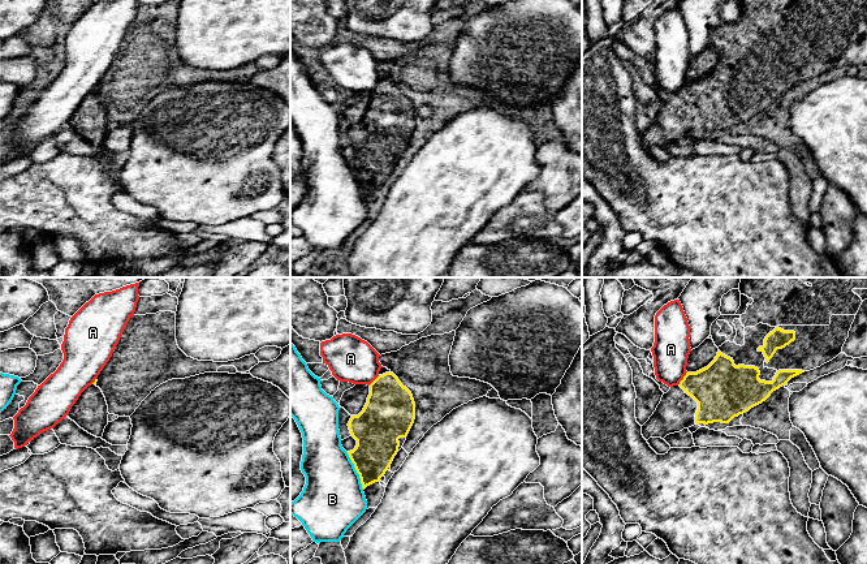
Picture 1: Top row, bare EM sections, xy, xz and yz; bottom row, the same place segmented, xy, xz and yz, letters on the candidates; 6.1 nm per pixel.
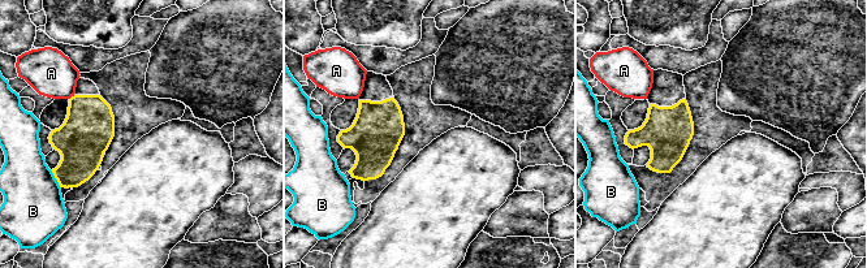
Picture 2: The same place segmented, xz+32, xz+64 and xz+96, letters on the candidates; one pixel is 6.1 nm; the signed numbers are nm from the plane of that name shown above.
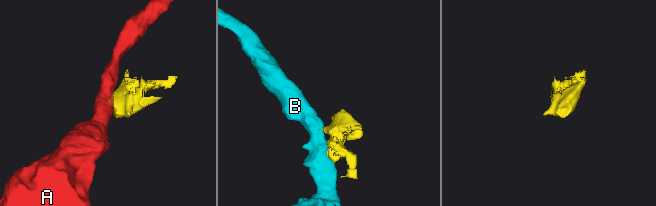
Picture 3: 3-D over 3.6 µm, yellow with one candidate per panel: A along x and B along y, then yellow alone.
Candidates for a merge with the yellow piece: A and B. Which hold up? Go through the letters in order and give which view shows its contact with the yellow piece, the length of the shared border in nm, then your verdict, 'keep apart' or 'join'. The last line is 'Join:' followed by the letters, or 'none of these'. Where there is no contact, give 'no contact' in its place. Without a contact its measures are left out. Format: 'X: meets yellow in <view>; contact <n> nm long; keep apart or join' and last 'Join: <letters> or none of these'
A: meets yellow in yz; contact 110 nm long; keep apart
B: meets yellow in xz; contact 260 nm long; keep apart
Join: none of these

